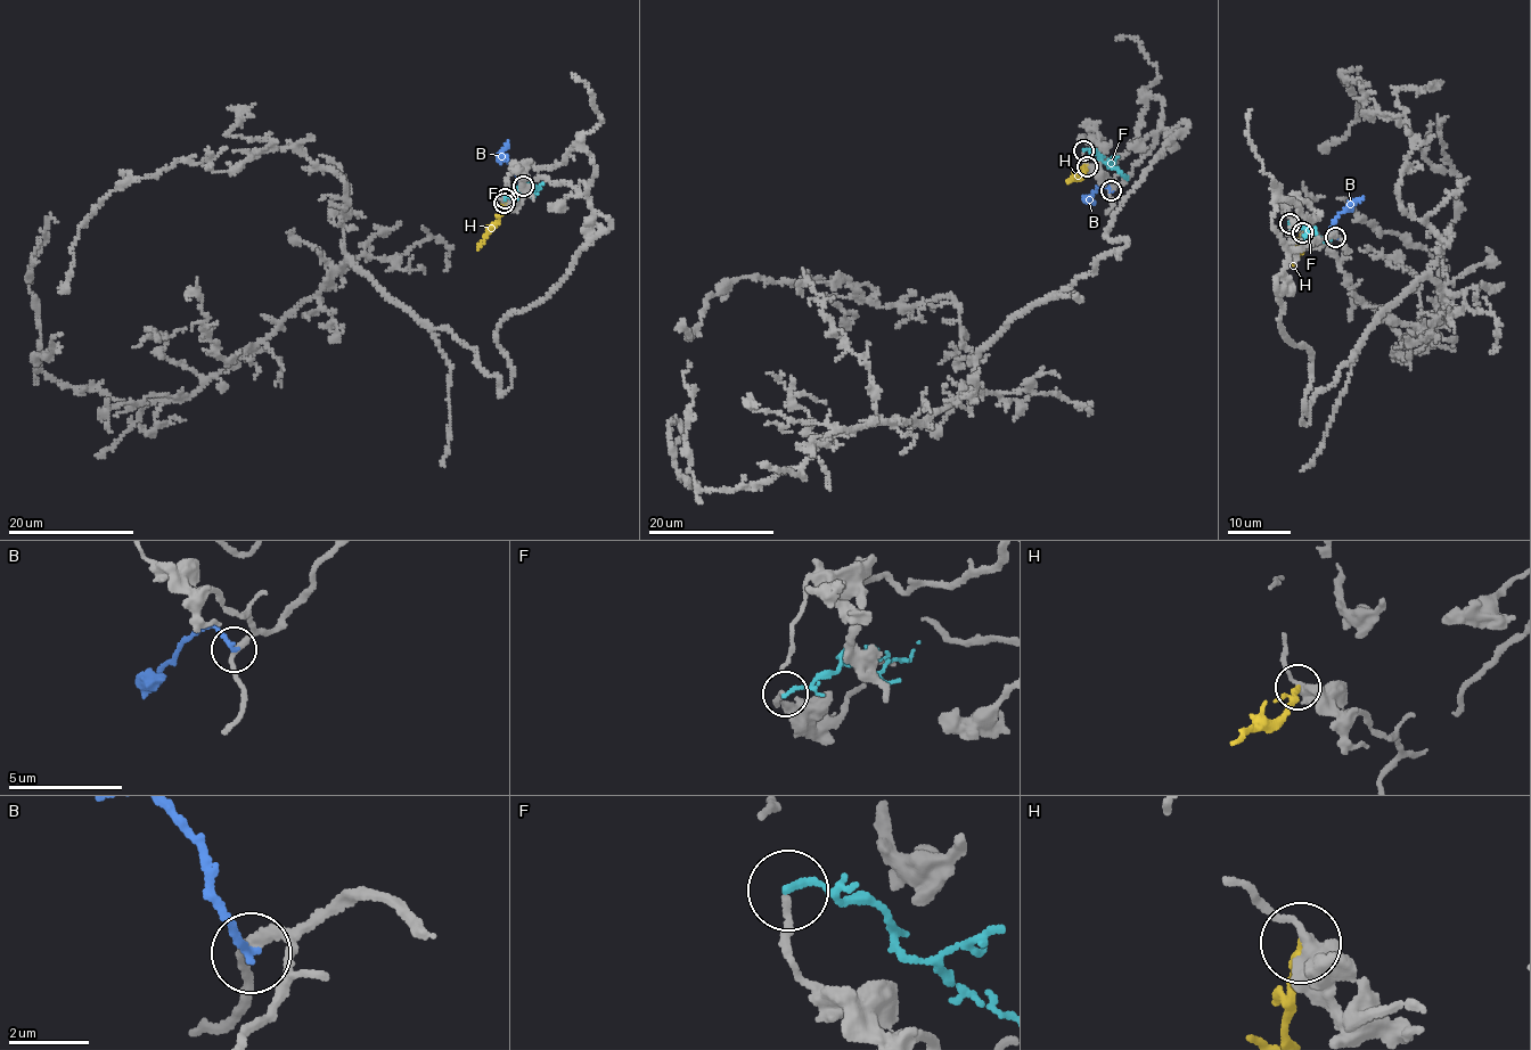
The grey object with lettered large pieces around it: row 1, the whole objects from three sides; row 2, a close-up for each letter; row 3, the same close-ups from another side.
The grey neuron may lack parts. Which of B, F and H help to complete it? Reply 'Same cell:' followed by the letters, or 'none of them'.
Same cell: none of them

